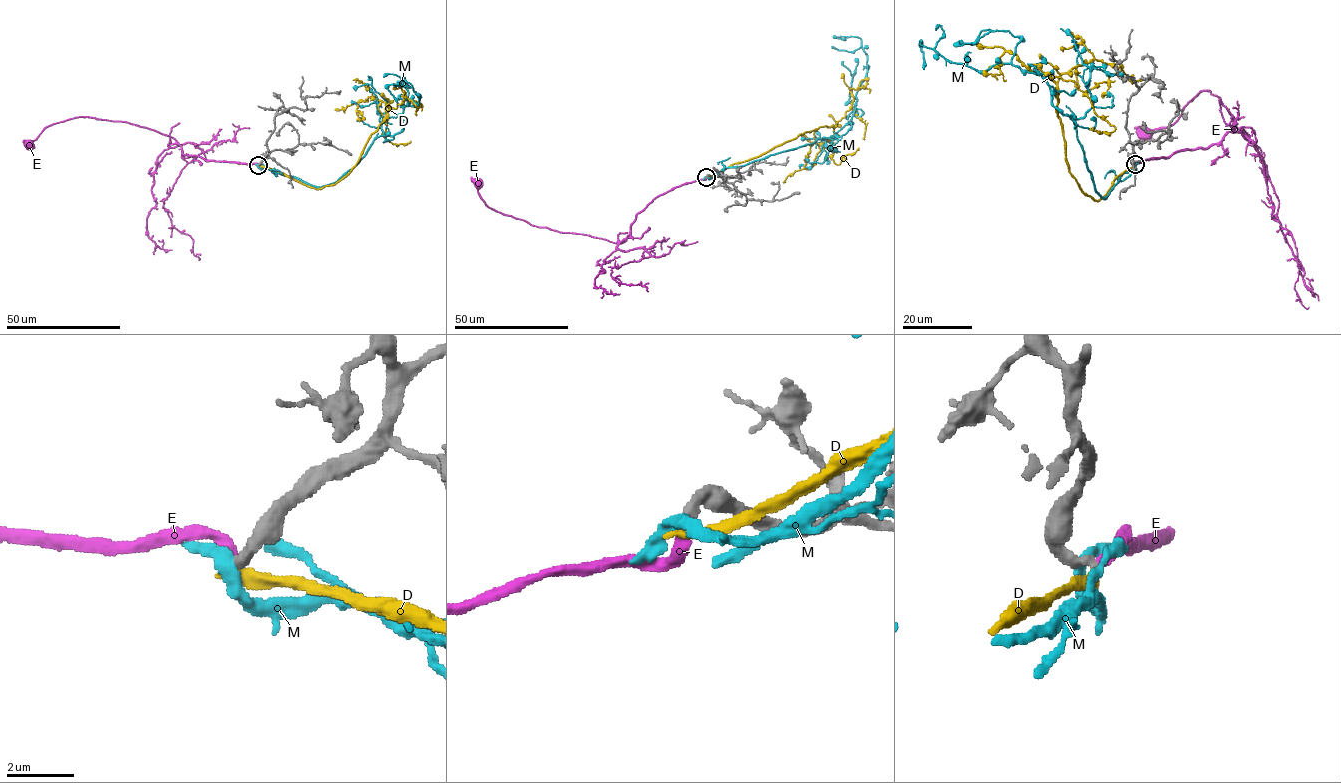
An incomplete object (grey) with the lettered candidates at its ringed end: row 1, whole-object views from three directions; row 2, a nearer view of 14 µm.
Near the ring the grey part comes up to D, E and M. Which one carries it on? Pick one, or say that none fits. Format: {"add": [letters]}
{"add": ["E"]}

